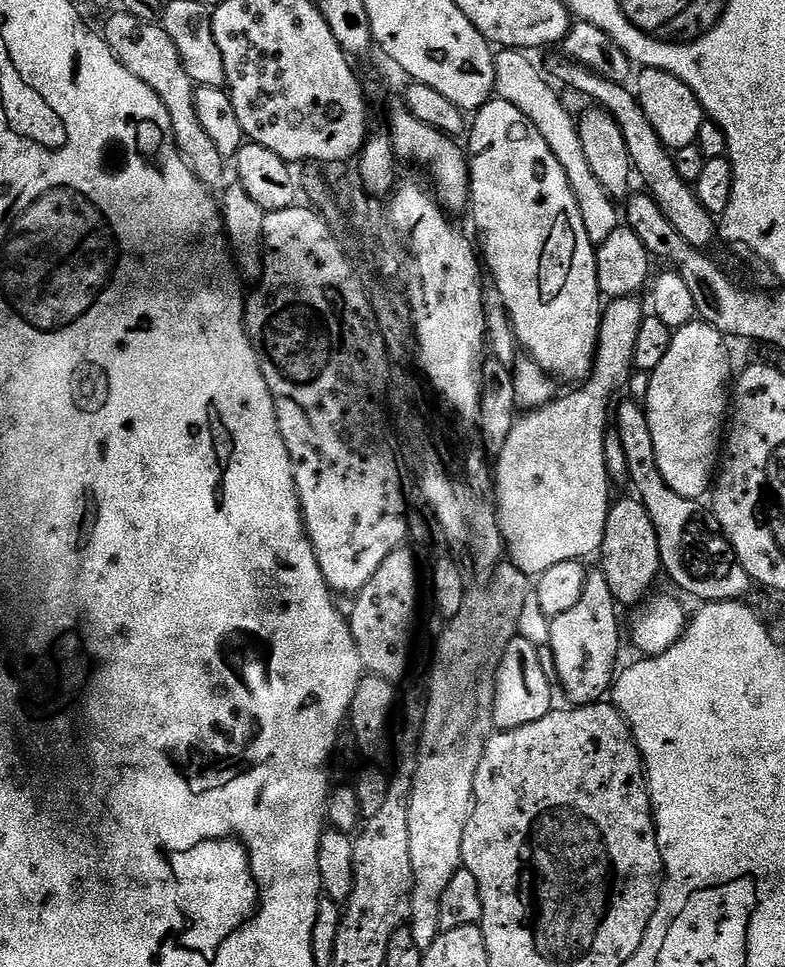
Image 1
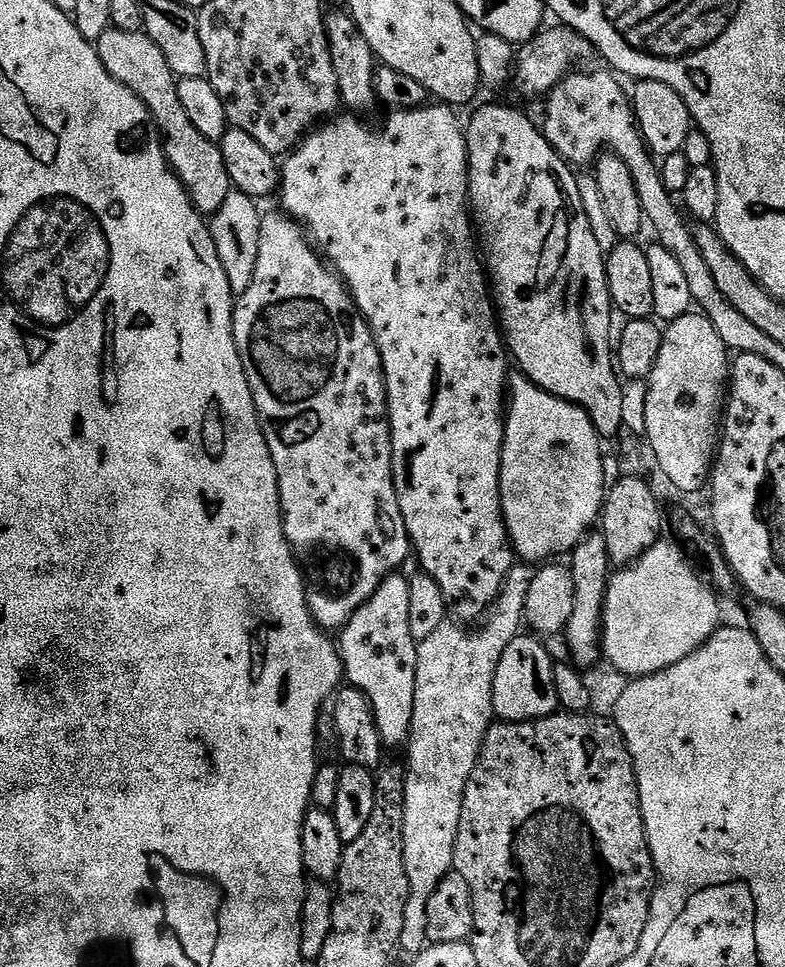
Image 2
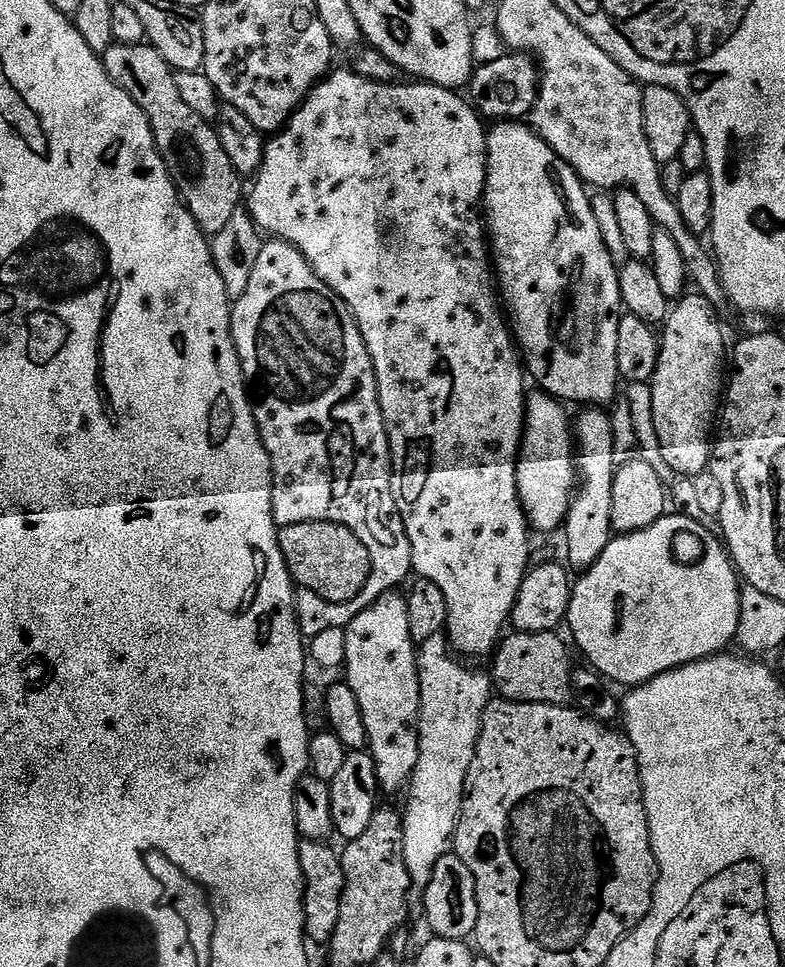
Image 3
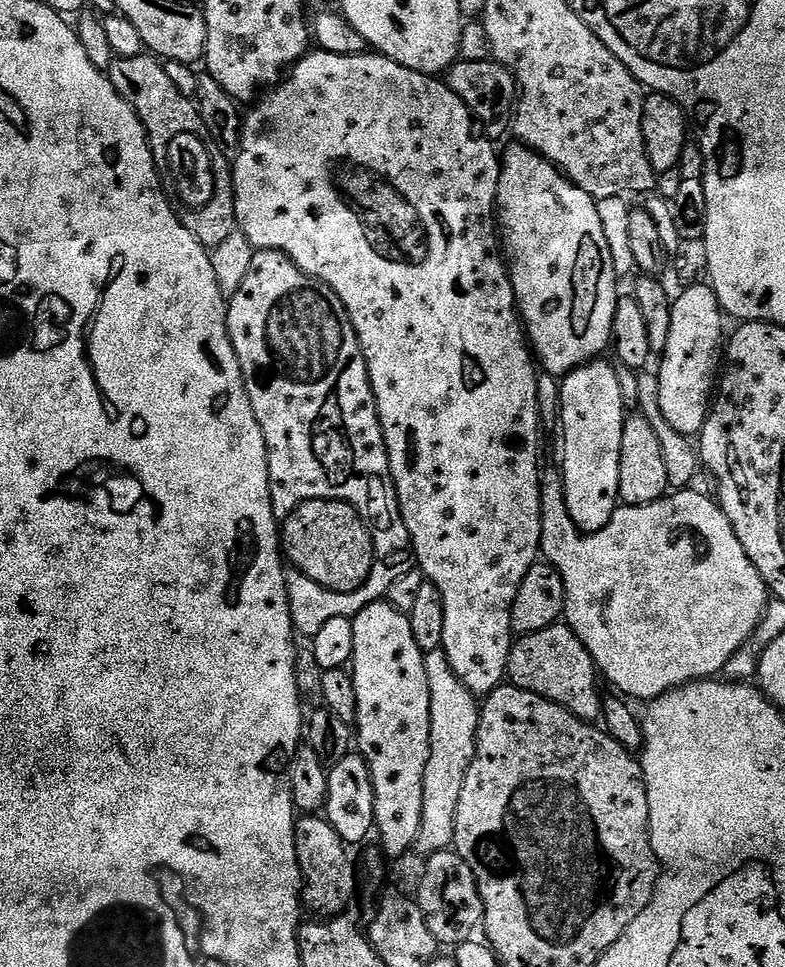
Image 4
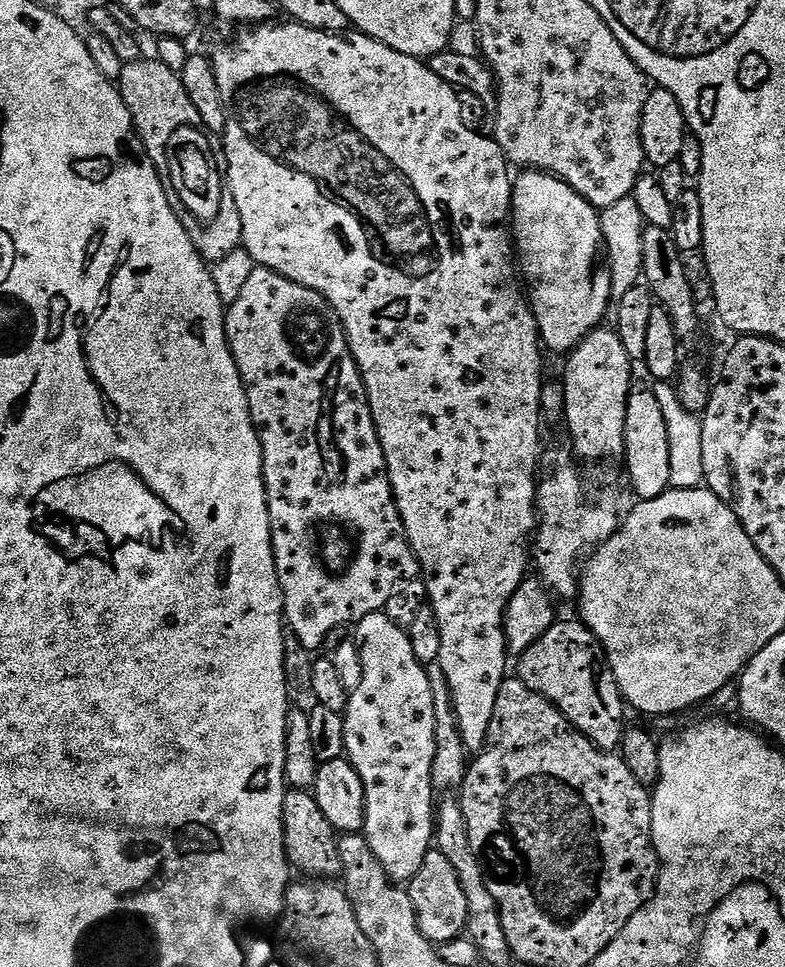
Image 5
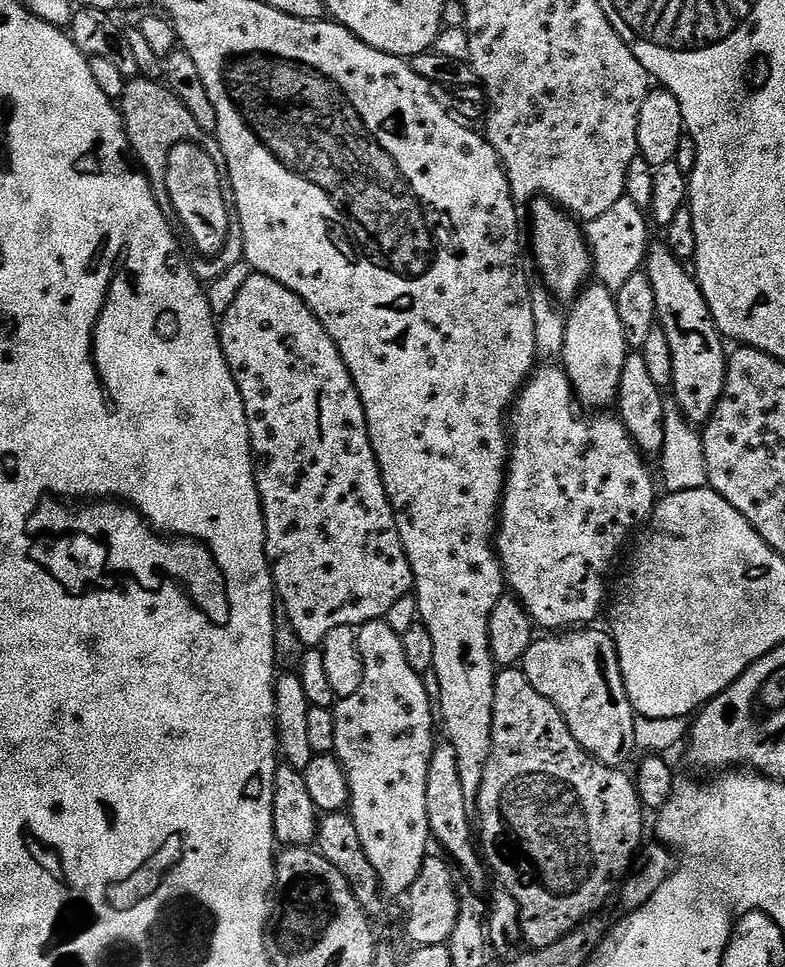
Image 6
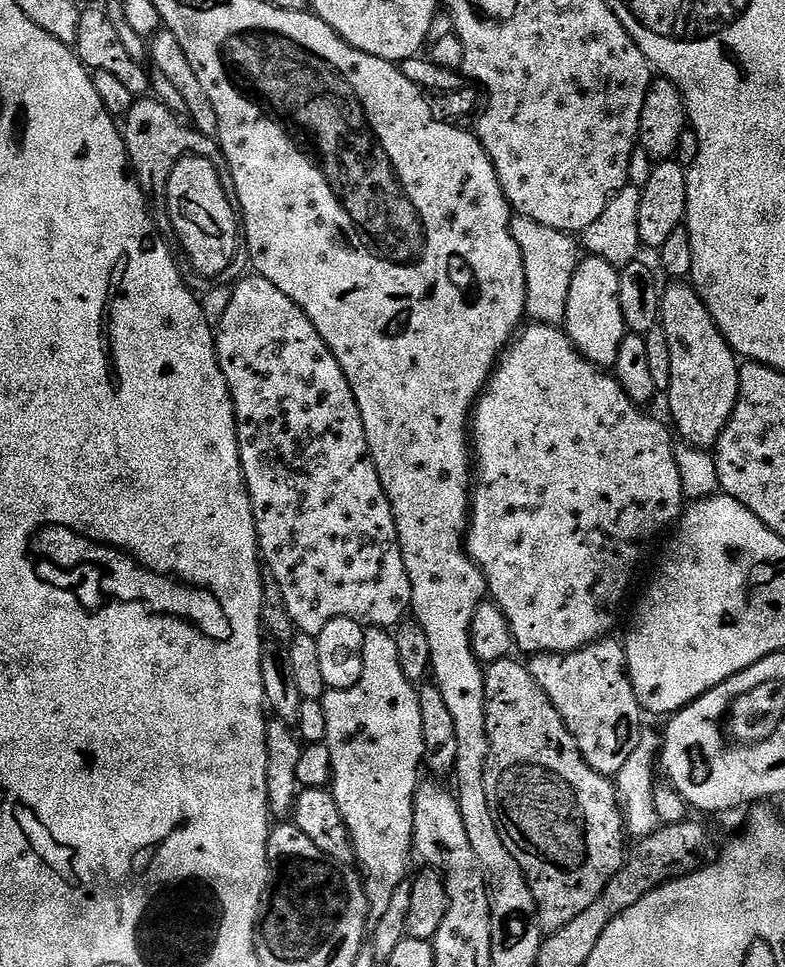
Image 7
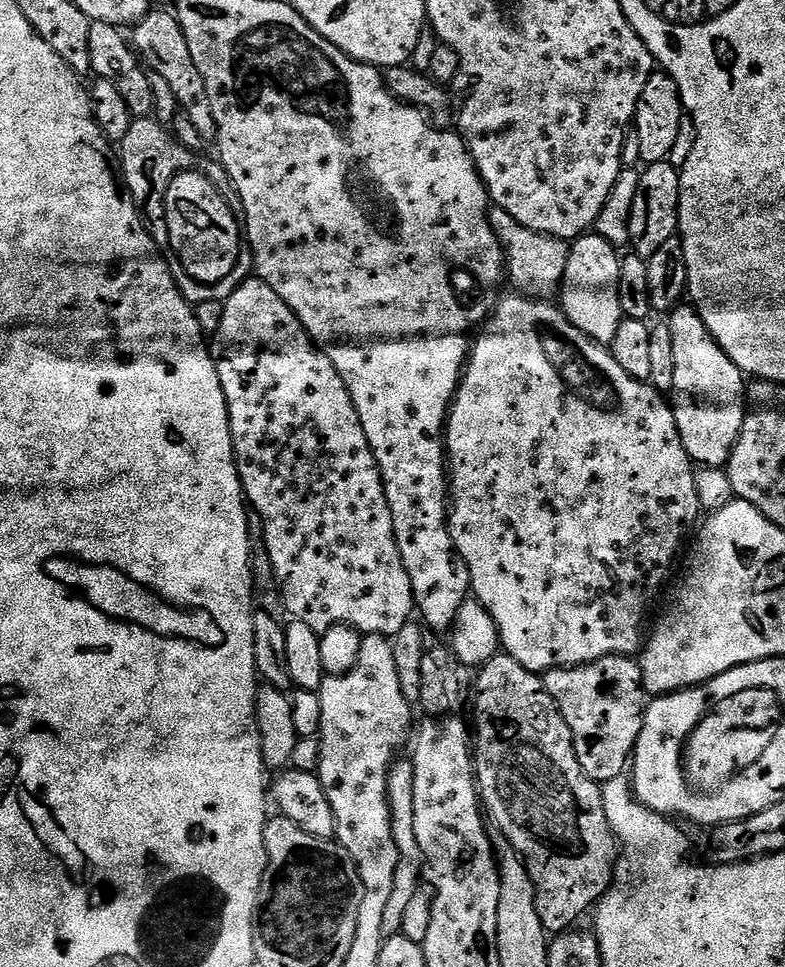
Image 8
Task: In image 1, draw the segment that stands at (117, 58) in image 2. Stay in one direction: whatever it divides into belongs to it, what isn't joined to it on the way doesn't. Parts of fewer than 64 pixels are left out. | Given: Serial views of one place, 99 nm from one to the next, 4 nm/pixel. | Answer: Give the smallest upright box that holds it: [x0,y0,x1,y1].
[102,10,226,188]

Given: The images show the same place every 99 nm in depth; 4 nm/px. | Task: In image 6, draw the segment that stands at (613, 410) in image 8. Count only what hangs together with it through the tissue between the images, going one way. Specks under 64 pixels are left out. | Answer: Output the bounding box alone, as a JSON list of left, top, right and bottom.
[494,366,658,634]

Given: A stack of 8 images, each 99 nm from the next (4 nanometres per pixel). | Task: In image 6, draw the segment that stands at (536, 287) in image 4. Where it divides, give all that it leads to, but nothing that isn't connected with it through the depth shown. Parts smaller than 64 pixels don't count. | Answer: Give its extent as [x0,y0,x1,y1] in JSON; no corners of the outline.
[531,198,593,301]

